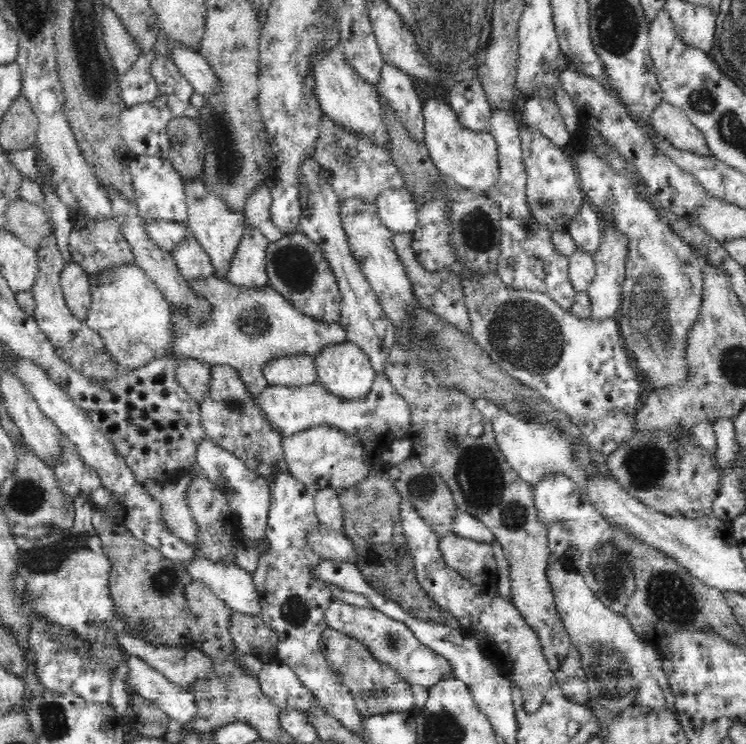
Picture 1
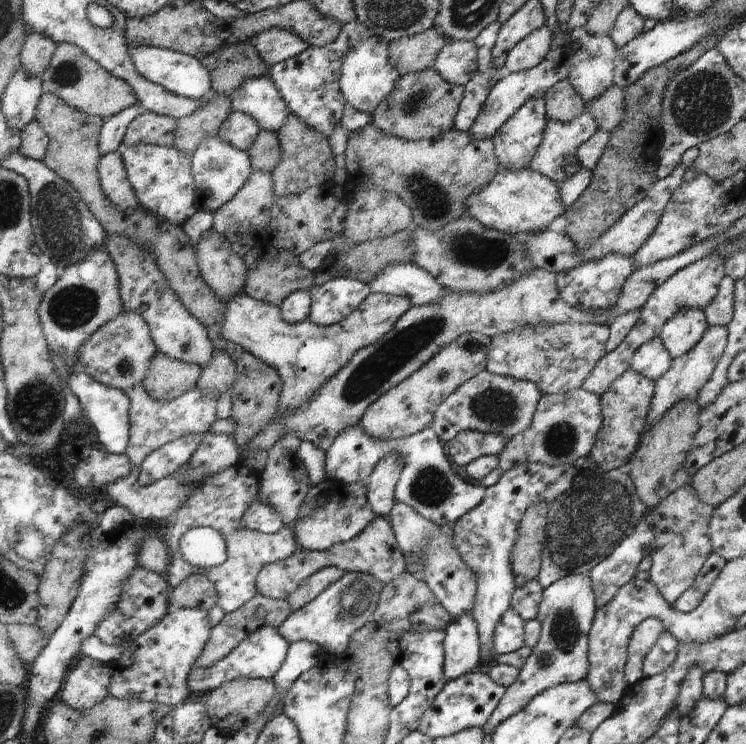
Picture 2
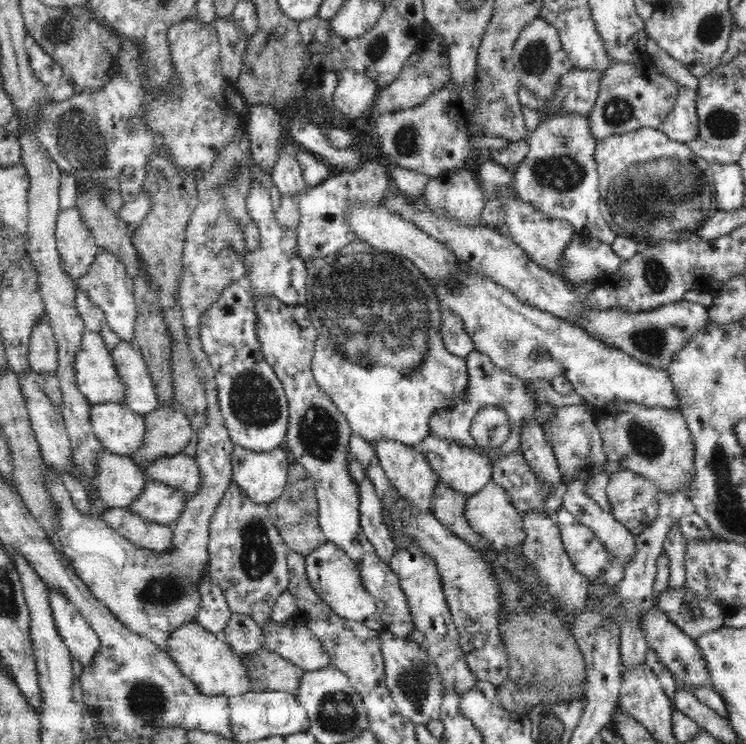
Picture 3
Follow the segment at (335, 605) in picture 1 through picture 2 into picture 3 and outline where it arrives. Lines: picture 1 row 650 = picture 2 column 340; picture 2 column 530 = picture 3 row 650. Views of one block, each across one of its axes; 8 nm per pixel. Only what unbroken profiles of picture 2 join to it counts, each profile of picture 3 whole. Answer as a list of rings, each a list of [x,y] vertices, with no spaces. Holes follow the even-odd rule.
[[[291,618],[283,623],[272,620],[263,628],[263,633],[268,650],[288,659],[302,670],[320,670],[330,664],[323,644],[304,624],[296,624]]]

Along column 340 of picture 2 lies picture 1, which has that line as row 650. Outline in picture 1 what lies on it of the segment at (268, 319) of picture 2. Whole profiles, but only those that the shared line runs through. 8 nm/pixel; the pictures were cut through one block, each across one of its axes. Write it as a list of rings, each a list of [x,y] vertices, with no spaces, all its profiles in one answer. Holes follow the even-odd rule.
[[[328,626],[320,636],[320,650],[324,653],[328,667],[350,689],[360,715],[372,717],[378,714],[415,712],[411,684],[404,681],[392,667],[374,658],[364,643]]]

